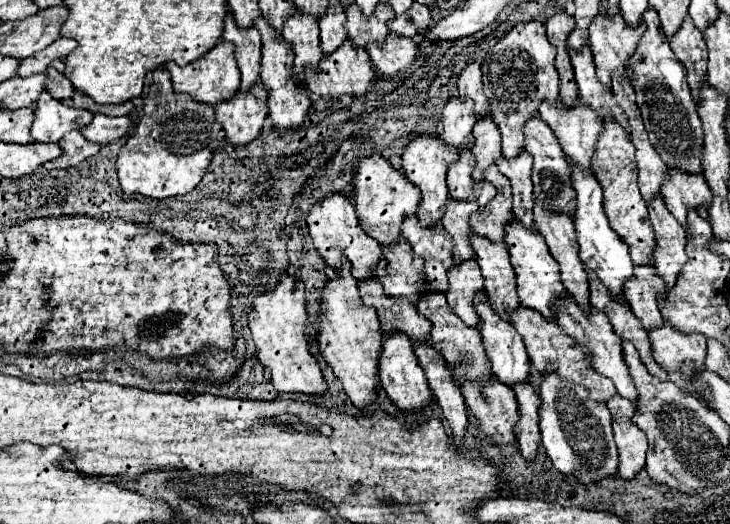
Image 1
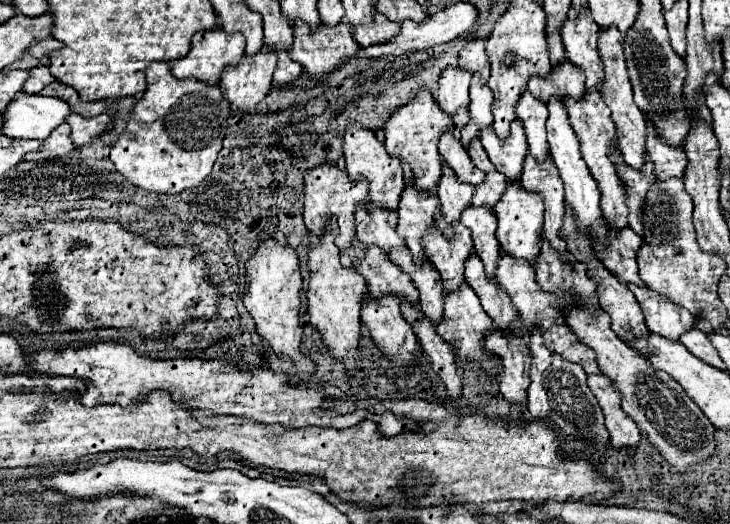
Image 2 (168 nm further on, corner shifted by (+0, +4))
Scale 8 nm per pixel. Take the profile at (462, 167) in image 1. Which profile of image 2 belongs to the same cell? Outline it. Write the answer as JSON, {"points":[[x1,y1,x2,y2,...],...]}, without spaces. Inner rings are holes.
{"points":[[460,108,452,116,452,120,454,120,454,124,444,130,442,140,438,144,440,154,450,164,450,168,454,168,458,180,464,180,464,182,476,186,476,184,480,184,484,180,484,174,472,164,466,148,460,142,460,130,468,120,468,108]]}

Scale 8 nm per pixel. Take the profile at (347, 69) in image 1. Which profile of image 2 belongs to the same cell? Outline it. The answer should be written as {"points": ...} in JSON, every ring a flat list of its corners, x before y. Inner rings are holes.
{"points":[[302,20,294,22,294,44,290,46,290,56,294,62,298,62,310,76,322,76,326,72,332,72,338,68,344,60,354,56,360,50,358,44,354,44,352,32,348,24,336,24,336,26,324,26,320,24,316,30,310,30,308,24,302,24]]}

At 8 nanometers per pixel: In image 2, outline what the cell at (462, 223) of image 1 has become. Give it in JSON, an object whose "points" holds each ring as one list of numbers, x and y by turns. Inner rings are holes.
{"points":[[442,162,442,178,438,182,436,194,440,198,444,220,452,226,460,218,462,210,470,206,470,200,472,200,472,194,474,194,474,186,470,186,466,182,460,182,456,178,454,170,446,162]]}

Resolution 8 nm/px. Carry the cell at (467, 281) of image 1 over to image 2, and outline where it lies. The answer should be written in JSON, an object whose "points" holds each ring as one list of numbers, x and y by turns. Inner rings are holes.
{"points":[[454,224,454,236,448,238,438,230,430,230,422,236,422,250,426,258,442,276,444,292,458,290,464,282,464,262,474,250,470,230,464,224]]}

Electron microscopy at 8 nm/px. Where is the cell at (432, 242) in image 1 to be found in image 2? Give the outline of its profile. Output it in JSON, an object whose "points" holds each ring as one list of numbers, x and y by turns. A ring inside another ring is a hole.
{"points":[[404,166,404,190,398,202,398,236,406,240,406,246,410,248,414,260,418,264,426,262,426,256,420,248,420,238,428,230,436,226,436,214,438,214,438,196,434,192,416,190,414,188,414,176,408,166]]}

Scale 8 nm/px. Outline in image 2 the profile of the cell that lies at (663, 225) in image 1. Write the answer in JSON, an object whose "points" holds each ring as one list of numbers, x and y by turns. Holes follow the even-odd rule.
{"points":[[610,150,610,158,614,160,614,166,618,170,618,178,620,182,624,184,624,190,626,190,626,206,628,206,628,224,634,232,642,234,642,218,640,218,640,210,642,210,642,204,646,200,646,192,650,190,650,184,654,180,654,170,652,170,652,164,648,158,644,158,644,166,640,170,628,166,624,160,622,160,622,152,614,152]]}

